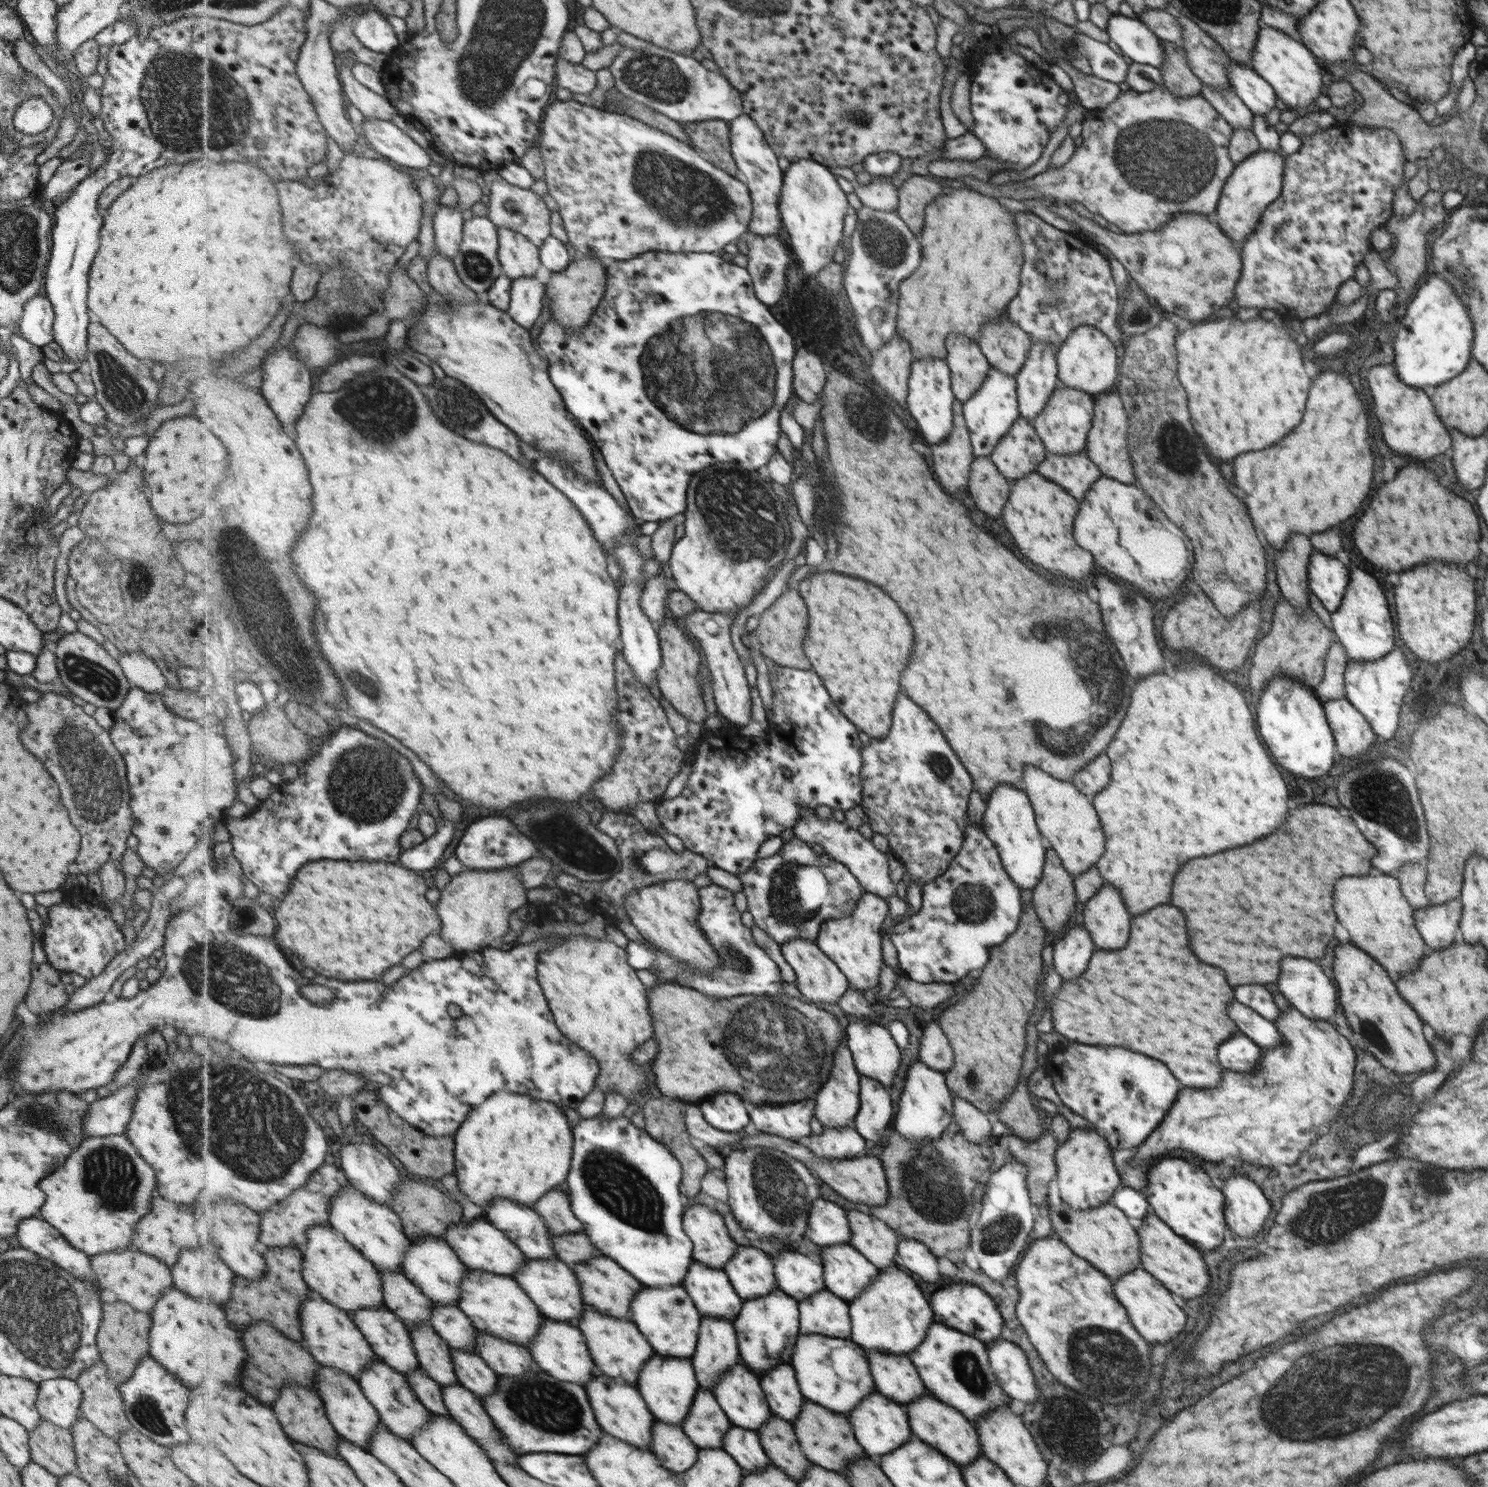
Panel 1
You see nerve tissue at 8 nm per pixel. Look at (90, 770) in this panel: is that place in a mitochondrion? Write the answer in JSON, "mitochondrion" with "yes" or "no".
{"mitochondrion":"yes"}

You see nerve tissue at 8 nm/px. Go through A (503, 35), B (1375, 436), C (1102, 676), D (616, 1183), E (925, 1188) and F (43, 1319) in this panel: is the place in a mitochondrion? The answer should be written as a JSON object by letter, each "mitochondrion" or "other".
{"A":"mitochondrion","B":"other","C":"mitochondrion","D":"mitochondrion","E":"mitochondrion","F":"mitochondrion"}

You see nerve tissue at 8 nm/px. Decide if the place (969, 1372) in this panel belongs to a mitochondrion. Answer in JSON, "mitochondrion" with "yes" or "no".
{"mitochondrion":"yes"}

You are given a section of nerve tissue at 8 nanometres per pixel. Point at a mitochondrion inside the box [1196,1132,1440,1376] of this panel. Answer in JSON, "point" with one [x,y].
{"point":[1323,1211]}

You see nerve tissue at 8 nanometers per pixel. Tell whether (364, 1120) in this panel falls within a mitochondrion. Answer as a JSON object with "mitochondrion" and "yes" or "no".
{"mitochondrion":"no"}

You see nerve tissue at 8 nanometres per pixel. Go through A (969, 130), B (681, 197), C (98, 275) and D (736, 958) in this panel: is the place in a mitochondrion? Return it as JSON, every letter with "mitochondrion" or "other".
{"A":"other","B":"mitochondrion","C":"other","D":"mitochondrion"}

